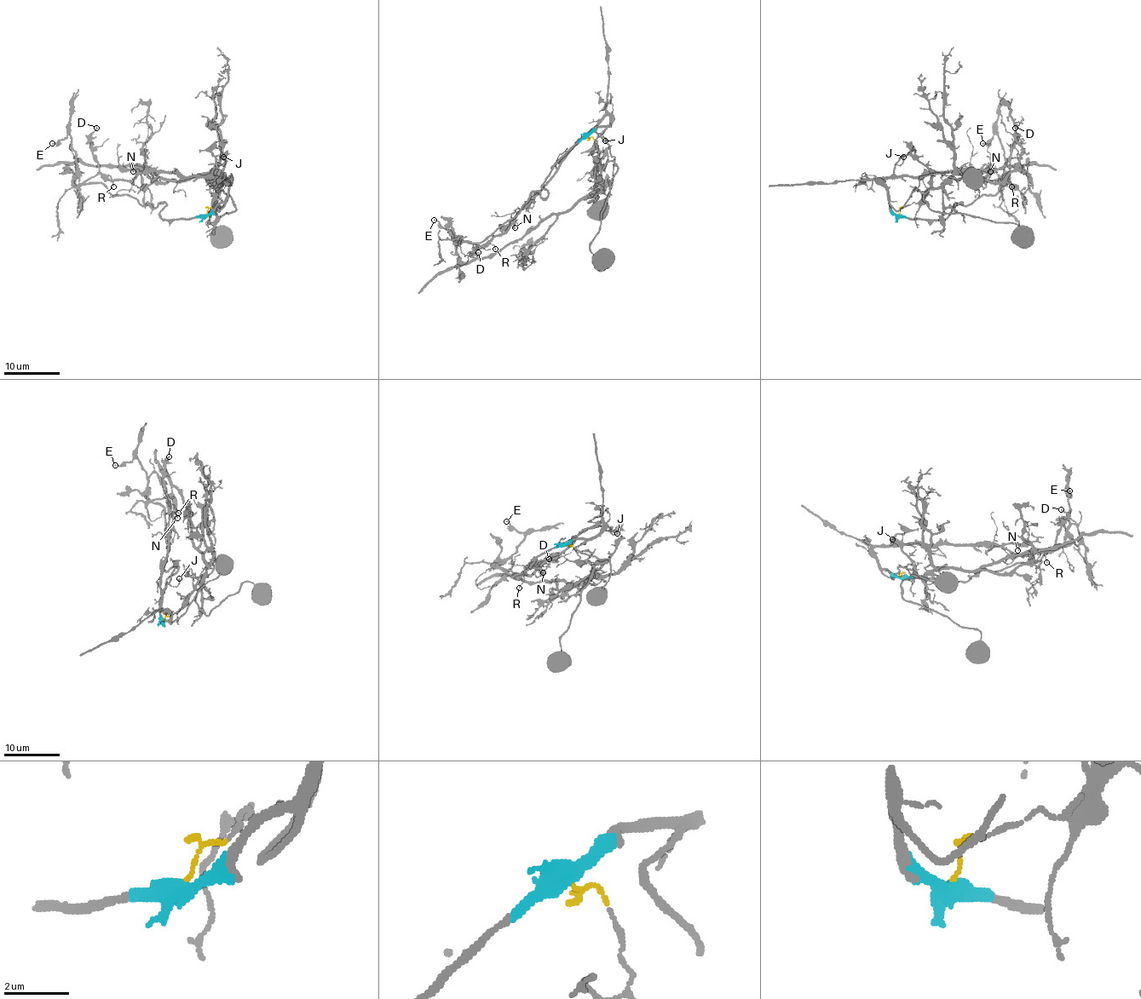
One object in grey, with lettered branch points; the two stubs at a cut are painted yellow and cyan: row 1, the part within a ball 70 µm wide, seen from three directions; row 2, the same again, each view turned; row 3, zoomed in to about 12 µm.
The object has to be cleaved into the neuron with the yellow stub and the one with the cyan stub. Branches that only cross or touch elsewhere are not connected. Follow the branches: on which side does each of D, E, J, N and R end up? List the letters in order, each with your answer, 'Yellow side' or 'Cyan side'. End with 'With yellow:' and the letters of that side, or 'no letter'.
D: Cyan side
E: Cyan side
J: Cyan side
N: Cyan side
R: Cyan side
With yellow: no letter

